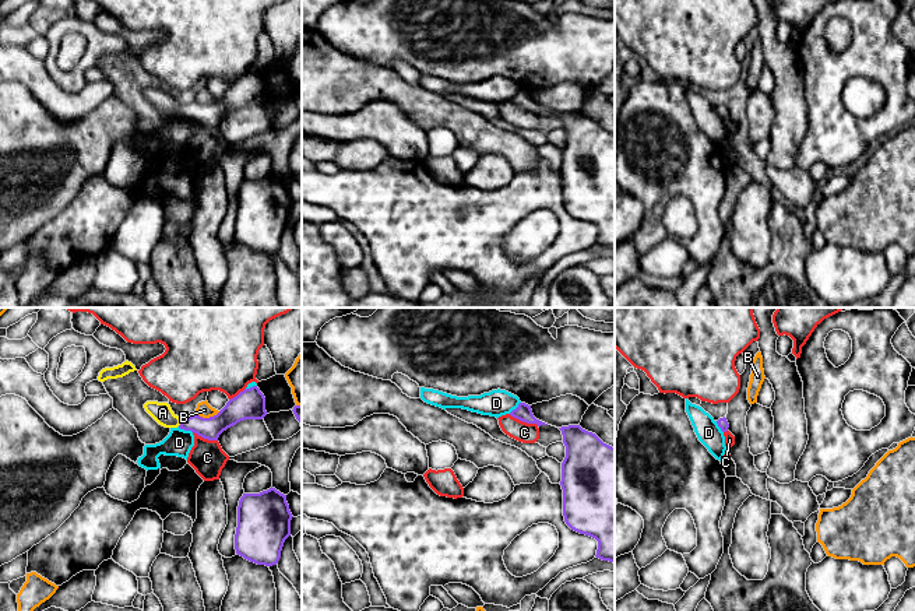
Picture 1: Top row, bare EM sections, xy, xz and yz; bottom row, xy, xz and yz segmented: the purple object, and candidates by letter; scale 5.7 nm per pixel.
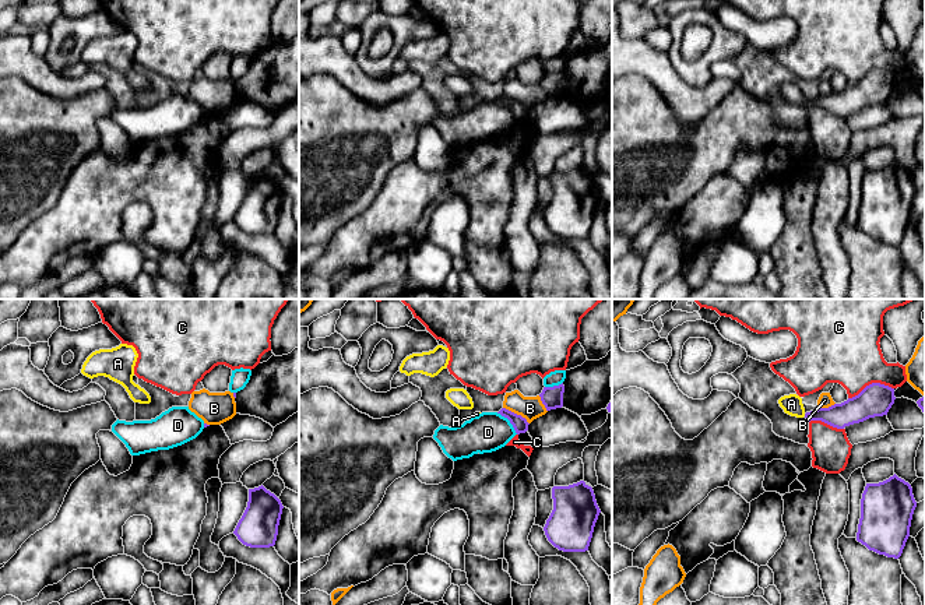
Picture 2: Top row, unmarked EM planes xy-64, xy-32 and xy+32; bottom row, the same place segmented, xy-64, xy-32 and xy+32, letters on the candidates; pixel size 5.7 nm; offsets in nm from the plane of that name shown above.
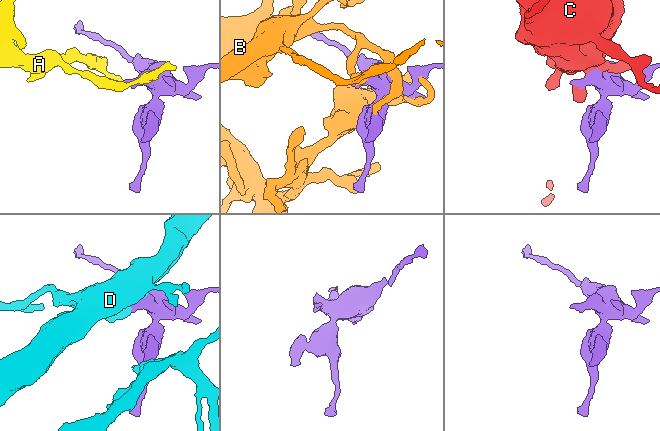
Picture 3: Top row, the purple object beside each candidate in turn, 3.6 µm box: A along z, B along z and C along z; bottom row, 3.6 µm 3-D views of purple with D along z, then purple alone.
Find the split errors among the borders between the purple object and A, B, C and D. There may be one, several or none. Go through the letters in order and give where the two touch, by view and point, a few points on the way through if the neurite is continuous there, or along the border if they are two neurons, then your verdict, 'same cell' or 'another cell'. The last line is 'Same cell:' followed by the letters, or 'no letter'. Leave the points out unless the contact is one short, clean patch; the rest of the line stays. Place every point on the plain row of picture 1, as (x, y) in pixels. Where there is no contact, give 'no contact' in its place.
A: meets purple in xy at (180, 109); runs through xy (210, 115), (180, 109), (171, 108), (162, 99); same cell
B: meets purple in xy at (207, 105); another cell
C: meets purple in xz at (524, 108); another cell
D: meets purple in xy at (185, 116); another cell
Same cell: A

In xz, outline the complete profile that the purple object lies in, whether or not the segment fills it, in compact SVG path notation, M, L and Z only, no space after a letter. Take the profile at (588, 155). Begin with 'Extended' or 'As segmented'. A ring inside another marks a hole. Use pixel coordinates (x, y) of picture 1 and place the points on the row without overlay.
As segmented. M580 112L559 116L566 133L560 168L564 208L571 217L598 228L596 245L615 250L615 134Z

